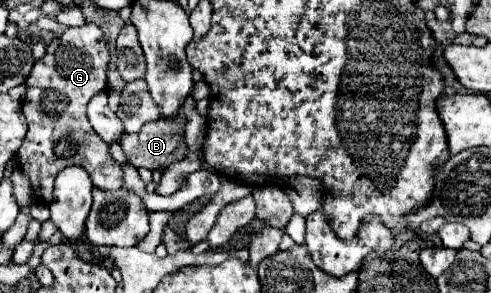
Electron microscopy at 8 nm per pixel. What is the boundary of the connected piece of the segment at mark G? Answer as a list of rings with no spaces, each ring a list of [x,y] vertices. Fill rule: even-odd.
[[[97,24],[67,28],[59,38],[47,46],[47,54],[35,62],[27,78],[27,94],[23,114],[27,116],[29,130],[17,152],[21,170],[31,178],[33,192],[45,204],[51,202],[53,182],[65,166],[81,166],[87,170],[93,186],[115,190],[123,186],[123,168],[111,158],[109,146],[95,136],[89,128],[87,104],[93,94],[107,90],[107,68],[111,52]]]

